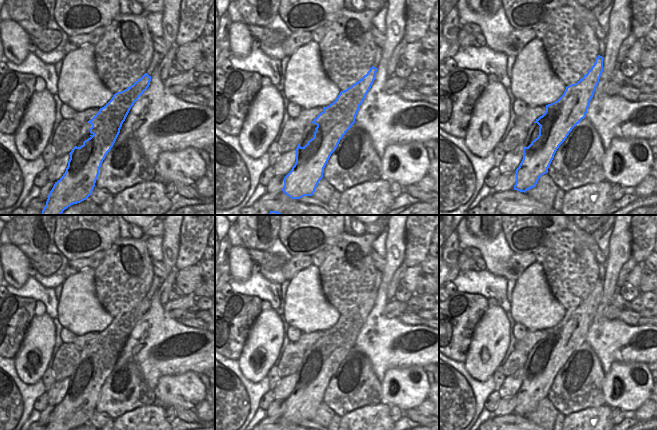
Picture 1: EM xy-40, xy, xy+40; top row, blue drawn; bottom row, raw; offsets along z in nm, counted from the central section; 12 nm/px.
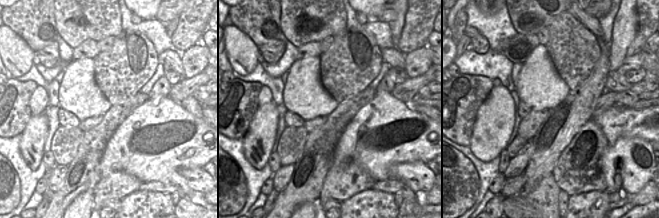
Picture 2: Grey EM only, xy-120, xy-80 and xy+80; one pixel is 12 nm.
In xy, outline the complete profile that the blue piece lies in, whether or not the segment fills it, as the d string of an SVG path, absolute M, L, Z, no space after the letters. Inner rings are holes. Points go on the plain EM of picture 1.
M373 289L366 299L358 306L344 315L341 315L333 327L323 331L323 335L311 346L317 351L314 360L304 371L298 368L296 372L296 386L291 395L284 401L282 415L291 423L300 423L304 420L312 420L319 405L323 402L324 392L336 374L340 364L355 347L356 339L370 314L377 296Z

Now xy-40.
M145 297L133 309L117 316L111 324L87 347L91 348L91 361L83 366L80 371L75 370L70 378L68 390L63 400L55 406L48 419L45 430L71 430L80 427L91 419L99 394L108 376L113 371L131 331L150 309L151 300Z

